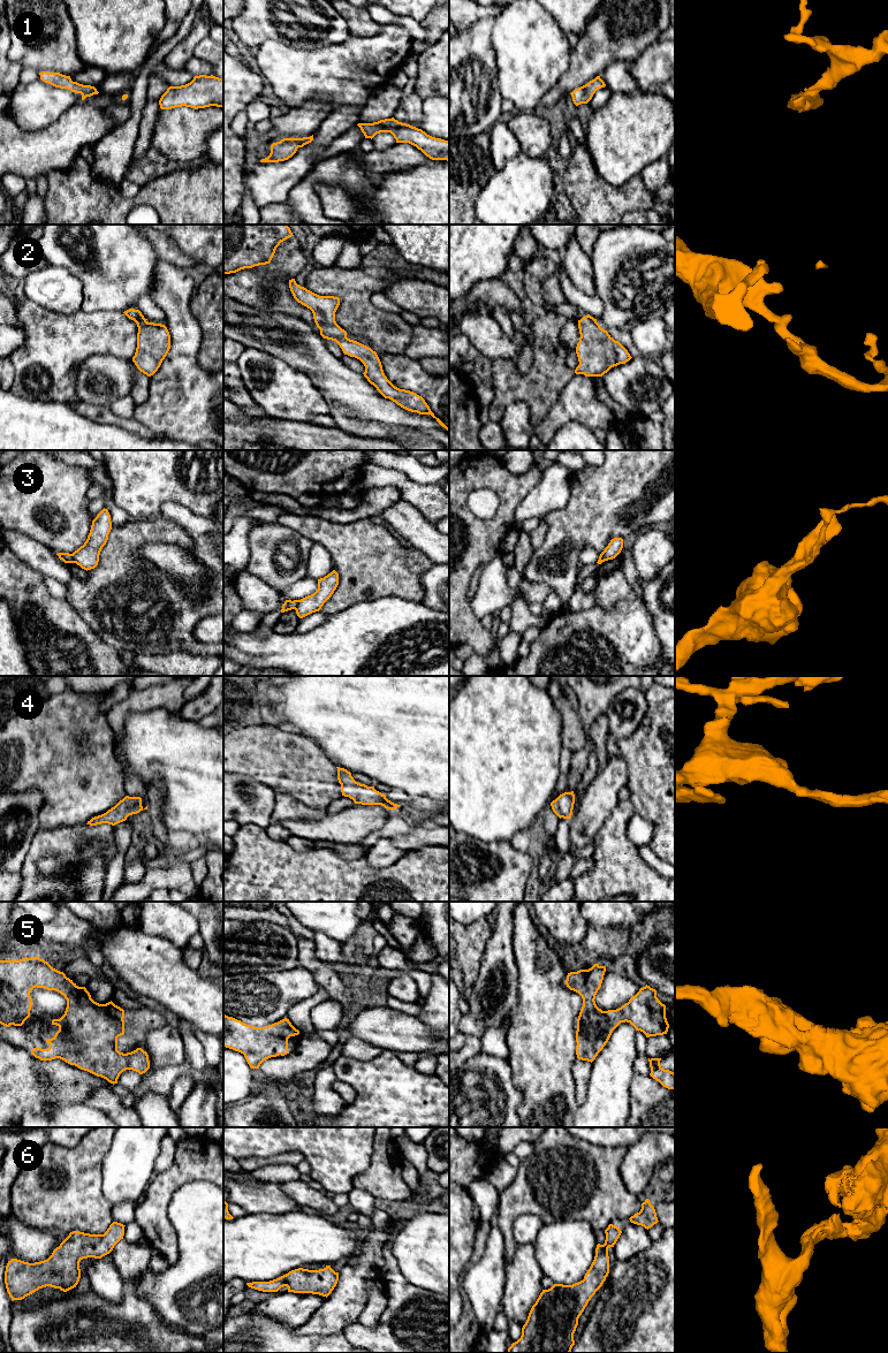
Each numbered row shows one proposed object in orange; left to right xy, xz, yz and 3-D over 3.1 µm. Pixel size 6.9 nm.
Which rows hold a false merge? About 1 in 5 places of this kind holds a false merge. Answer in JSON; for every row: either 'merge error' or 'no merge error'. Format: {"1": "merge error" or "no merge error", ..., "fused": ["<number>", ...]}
{"1": "no merge error", "2": "no merge error", "3": "merge error", "4": "no merge error", "5": "no merge error", "6": "no merge error", "fused": ["3"]}

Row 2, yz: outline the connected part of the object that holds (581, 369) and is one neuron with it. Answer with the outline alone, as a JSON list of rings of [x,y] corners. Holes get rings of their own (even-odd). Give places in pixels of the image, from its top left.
[[[590,314],[578,320],[578,328],[580,337],[576,354],[579,365],[575,370],[576,374],[602,377],[612,367],[625,364],[632,358]]]

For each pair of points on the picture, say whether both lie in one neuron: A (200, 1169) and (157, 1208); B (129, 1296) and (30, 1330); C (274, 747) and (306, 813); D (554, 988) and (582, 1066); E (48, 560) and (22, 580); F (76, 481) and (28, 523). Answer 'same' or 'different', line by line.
A: same
B: same
C: different
D: different
E: different
F: same

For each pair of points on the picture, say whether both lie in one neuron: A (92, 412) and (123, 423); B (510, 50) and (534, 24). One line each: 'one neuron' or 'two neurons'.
A: one neuron
B: one neuron

